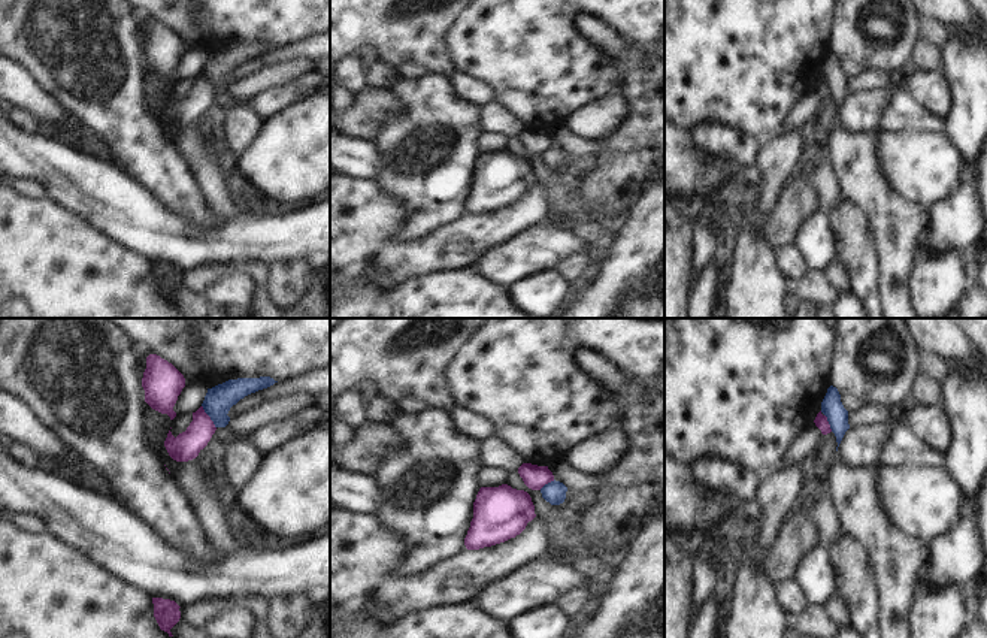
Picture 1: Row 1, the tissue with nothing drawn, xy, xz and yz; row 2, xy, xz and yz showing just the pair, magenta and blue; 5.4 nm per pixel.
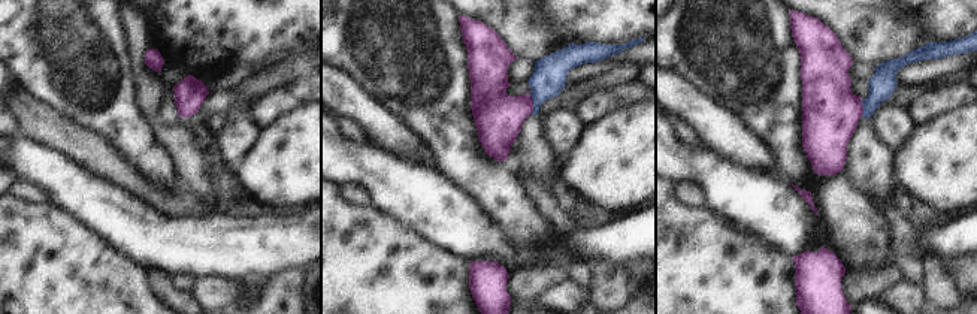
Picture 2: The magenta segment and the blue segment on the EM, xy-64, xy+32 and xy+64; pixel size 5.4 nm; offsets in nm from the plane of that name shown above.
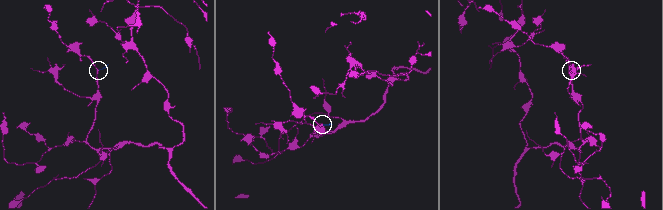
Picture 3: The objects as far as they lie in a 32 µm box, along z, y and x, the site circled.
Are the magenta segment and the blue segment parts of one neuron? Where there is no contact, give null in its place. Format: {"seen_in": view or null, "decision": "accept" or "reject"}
{"seen_in": "xy", "decision": "reject"}

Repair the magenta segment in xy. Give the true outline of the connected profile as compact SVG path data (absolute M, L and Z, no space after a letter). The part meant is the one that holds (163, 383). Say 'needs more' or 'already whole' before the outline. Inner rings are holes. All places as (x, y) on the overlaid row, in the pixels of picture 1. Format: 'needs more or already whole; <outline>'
already whole; M157 354L146 357L146 369L142 378L145 402L155 411L176 417L173 406L185 387L184 375L167 360Z

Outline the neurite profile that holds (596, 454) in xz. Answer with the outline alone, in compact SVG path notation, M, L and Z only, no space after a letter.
M614 427L582 439L567 451L563 460L579 472L603 475L617 466L629 447L627 433Z

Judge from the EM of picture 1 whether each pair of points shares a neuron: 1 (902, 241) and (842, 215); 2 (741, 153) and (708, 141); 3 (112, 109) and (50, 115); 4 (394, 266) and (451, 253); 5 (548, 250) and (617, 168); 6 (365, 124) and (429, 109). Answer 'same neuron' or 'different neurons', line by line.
1: different neurons
2: same neuron
3: different neurons
4: same neuron
5: different neurons
6: different neurons

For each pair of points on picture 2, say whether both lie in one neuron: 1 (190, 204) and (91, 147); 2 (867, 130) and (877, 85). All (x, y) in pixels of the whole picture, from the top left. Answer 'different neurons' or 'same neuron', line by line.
1: same neuron
2: same neuron

